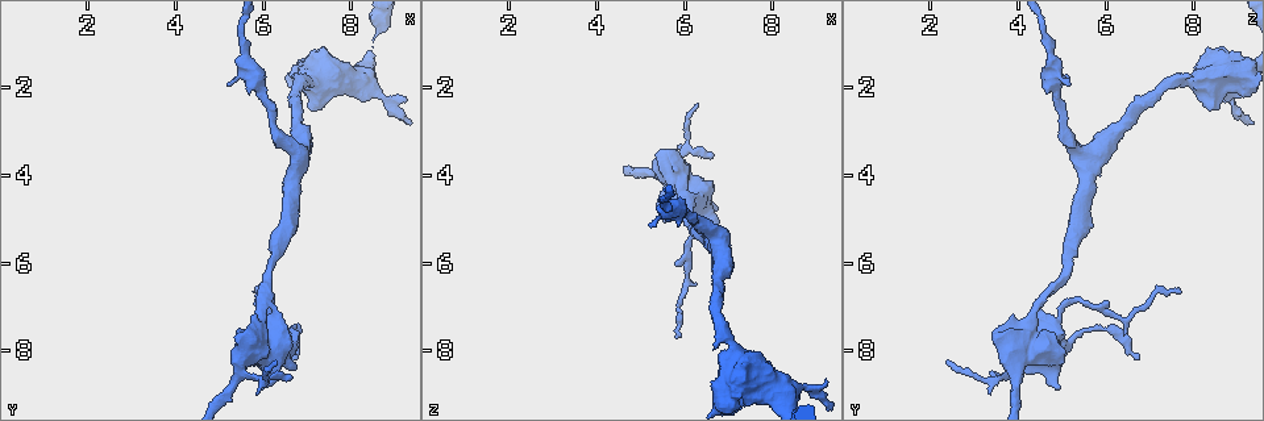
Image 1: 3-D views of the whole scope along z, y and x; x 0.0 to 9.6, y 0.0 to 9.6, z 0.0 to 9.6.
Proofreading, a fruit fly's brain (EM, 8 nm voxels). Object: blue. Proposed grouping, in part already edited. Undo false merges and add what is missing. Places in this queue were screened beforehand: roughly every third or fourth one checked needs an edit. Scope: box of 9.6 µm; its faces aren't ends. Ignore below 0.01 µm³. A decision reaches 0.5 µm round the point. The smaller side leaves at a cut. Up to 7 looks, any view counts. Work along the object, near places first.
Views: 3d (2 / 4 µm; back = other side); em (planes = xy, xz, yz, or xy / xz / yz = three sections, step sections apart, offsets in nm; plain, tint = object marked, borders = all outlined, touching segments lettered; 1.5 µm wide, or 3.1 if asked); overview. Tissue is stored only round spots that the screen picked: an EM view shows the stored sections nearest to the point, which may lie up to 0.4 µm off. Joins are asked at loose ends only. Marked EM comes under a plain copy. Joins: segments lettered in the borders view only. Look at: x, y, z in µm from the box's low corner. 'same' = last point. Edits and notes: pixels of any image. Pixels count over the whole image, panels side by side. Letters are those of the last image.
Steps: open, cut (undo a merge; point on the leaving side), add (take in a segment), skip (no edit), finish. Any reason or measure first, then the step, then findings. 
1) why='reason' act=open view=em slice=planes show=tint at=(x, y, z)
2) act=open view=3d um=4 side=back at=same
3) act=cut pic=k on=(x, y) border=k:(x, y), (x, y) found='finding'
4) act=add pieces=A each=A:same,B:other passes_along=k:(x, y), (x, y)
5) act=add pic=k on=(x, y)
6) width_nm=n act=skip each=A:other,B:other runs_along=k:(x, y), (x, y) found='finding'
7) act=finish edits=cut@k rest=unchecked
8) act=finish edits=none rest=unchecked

why='calibre changes' act=open view=3d um=2 at=(8.90, 2.50, 8.95)

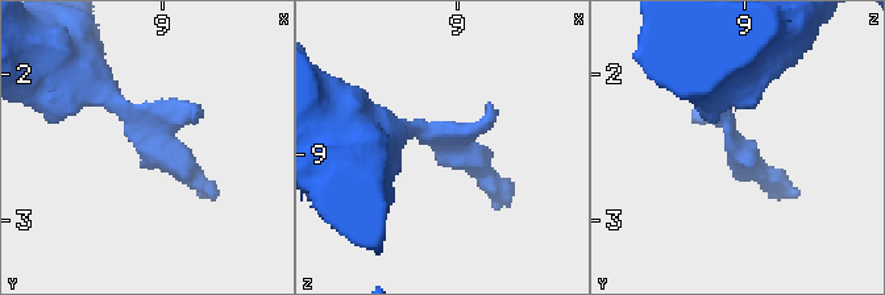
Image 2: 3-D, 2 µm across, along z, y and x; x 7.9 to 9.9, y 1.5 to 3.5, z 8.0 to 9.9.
why='now the EM' act=open view=em slice=planes show=tint at=(8.90, 2.48, 8.94)

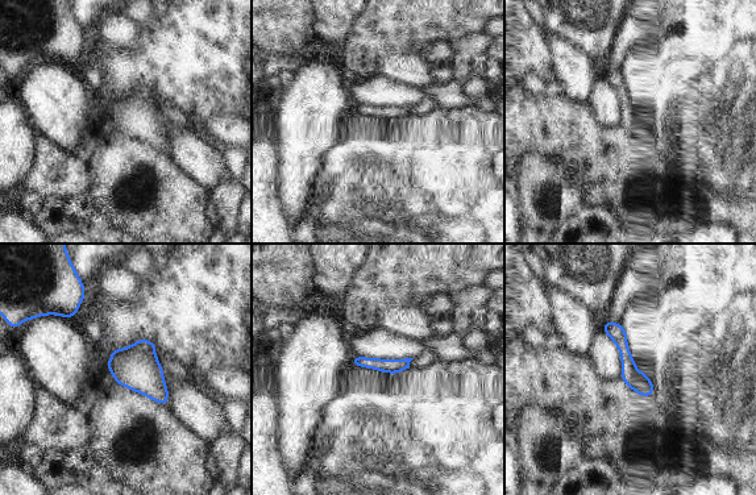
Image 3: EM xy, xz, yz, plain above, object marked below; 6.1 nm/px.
act=open view=em slice=planes show=borders at=same

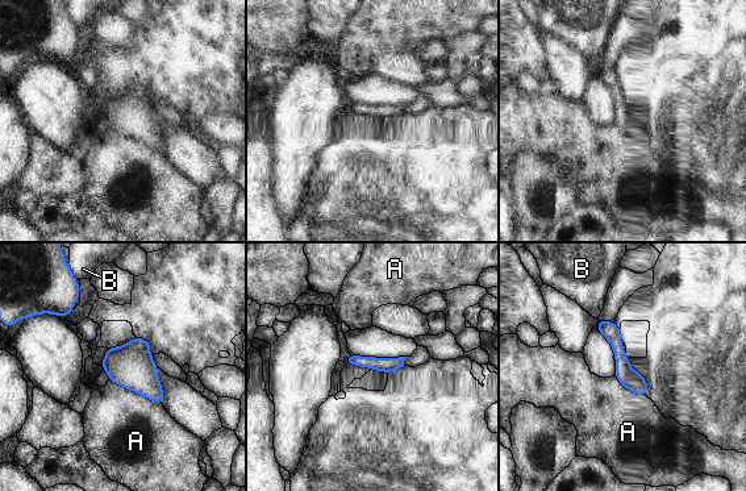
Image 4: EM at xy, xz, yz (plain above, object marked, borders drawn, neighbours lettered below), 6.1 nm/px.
act=skip each=A:other,B:other border=4:(111, 379), (162, 406) found='one neuron here'

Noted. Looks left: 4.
why='thick end' act=open view=em slice=xy step=4 show=tint at=(7.05, 2.40, 8.45)

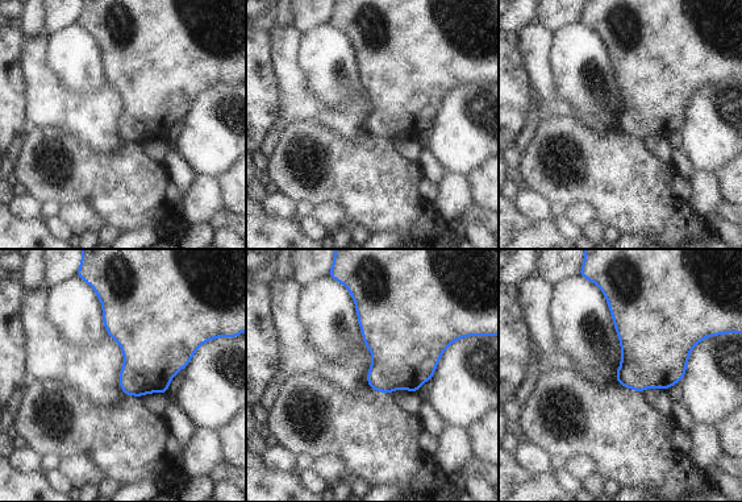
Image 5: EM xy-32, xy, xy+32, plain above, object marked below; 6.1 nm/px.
act=open view=em slice=planes show=borders at=same

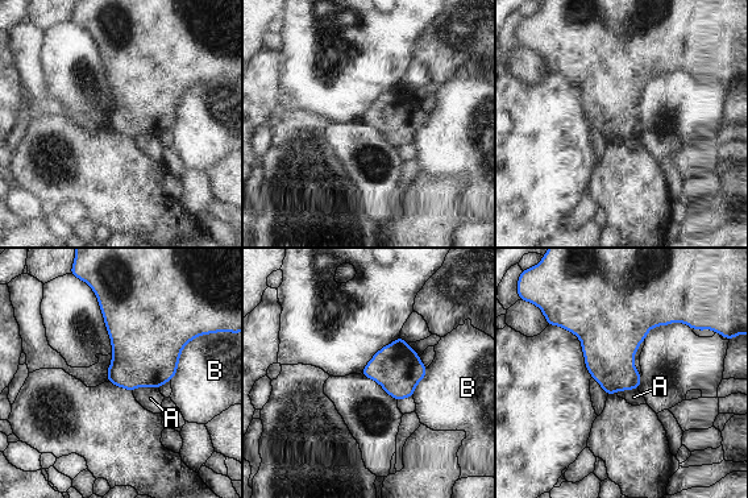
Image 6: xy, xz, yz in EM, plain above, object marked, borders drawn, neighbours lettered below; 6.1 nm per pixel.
width_nm=280 act=skip each=A:other,B:other border=6:(158, 387), (138, 386), (133, 391) found='none of them fits'

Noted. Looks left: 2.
act=open view=em slice=xz step=8 show=tint at=(6.85, 3.05, 6.20)

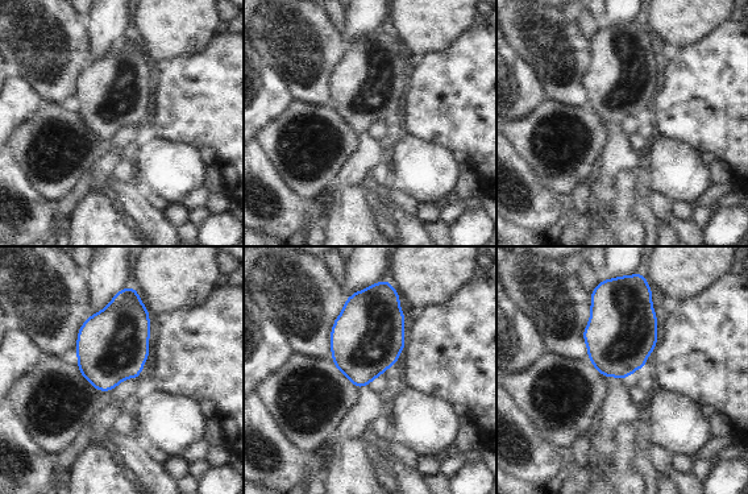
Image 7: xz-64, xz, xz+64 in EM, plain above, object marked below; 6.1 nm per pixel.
why='cut it another way' act=open view=em slice=planes show=borders at=same

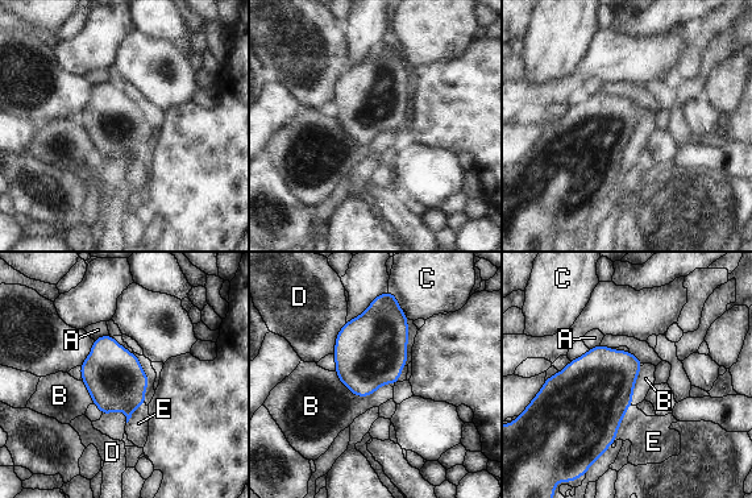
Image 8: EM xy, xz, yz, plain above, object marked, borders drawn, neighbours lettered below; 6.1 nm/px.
width_nm=360 act=skip each=A:other,B:other,C:other,D:other,E:other border=8:(335, 372), (357, 395), (394, 385) found='all the same neuron'

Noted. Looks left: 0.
act=finish edits=none rest=unchecked

